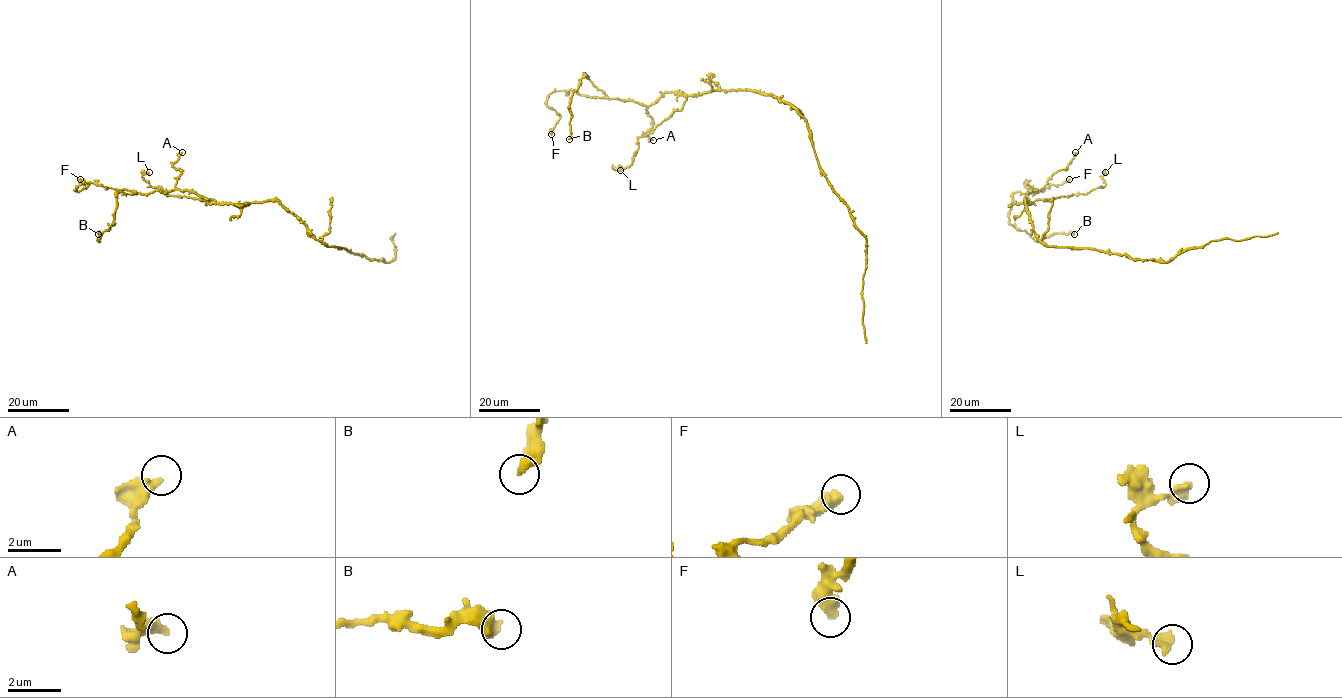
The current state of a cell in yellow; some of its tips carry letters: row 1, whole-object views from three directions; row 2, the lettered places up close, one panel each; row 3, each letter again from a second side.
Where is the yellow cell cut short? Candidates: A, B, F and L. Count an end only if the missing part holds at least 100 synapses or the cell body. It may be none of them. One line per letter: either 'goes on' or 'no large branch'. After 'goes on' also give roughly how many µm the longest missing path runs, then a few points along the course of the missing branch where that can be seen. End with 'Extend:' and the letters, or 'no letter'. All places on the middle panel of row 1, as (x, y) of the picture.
A: no large branch
B: no large branch
F: no large branch
L: no large branch
Extend: no letter

